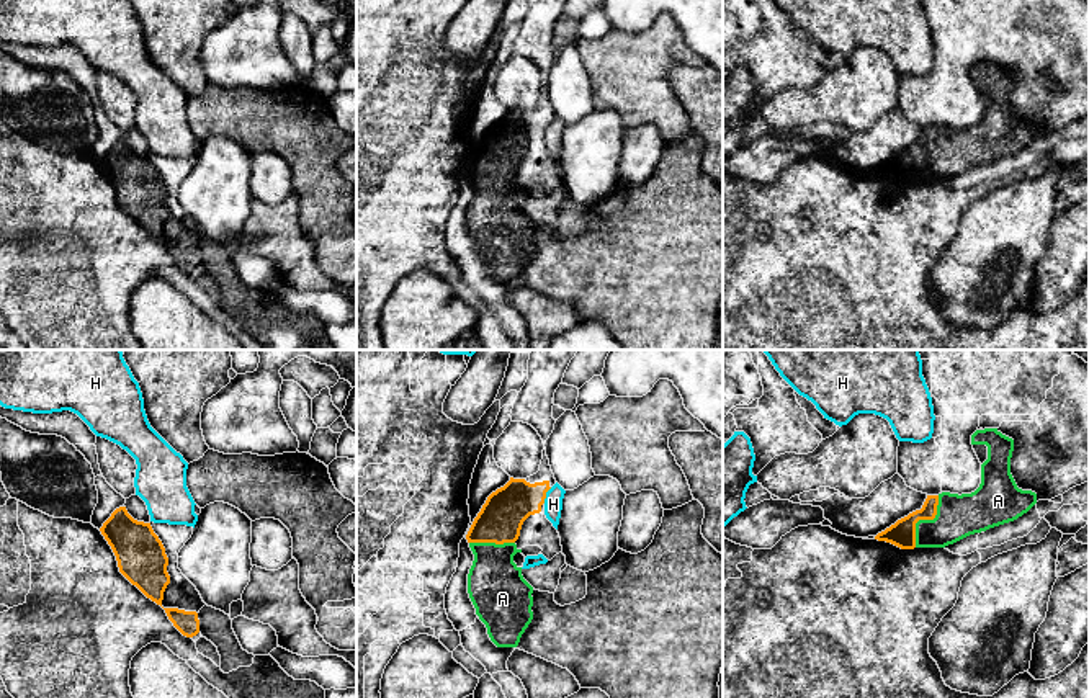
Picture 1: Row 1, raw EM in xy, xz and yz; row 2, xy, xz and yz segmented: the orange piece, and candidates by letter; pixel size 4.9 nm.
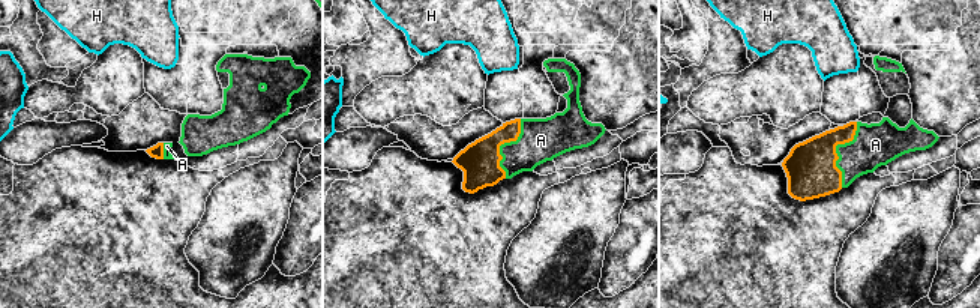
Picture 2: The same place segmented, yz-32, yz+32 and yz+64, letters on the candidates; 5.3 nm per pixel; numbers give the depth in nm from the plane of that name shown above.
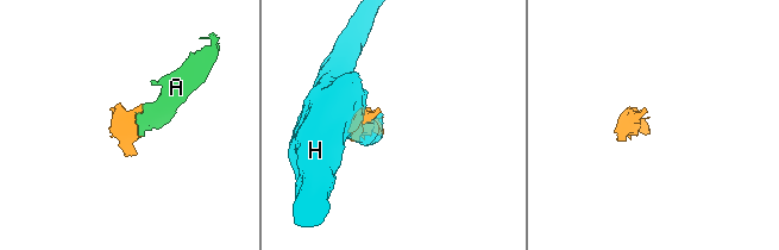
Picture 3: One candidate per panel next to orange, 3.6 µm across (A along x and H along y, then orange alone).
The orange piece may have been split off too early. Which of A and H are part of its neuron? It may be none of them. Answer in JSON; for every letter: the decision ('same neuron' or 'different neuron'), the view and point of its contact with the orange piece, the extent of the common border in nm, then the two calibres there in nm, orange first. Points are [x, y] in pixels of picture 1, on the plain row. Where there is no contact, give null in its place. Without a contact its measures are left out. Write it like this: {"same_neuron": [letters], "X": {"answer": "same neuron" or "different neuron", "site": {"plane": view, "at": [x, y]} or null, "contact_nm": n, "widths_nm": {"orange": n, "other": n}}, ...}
{"same_neuron": ["A"], "A": {"answer": "same neuron", "site": {"plane": "yz", "at": [924, 152]}, "contact_nm": 280, "widths_nm": {"orange": 130, "other": 220}}, "H": {"answer": "different neuron", "site": {"plane": "xz", "at": [545, 129]}, "contact_nm": 90, "widths_nm": {"orange": 220, "other": 100}}}

